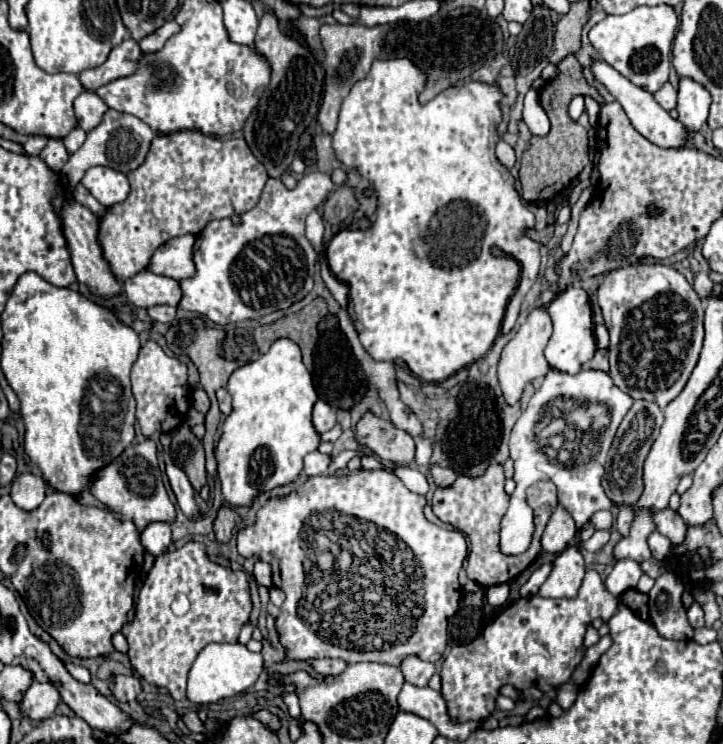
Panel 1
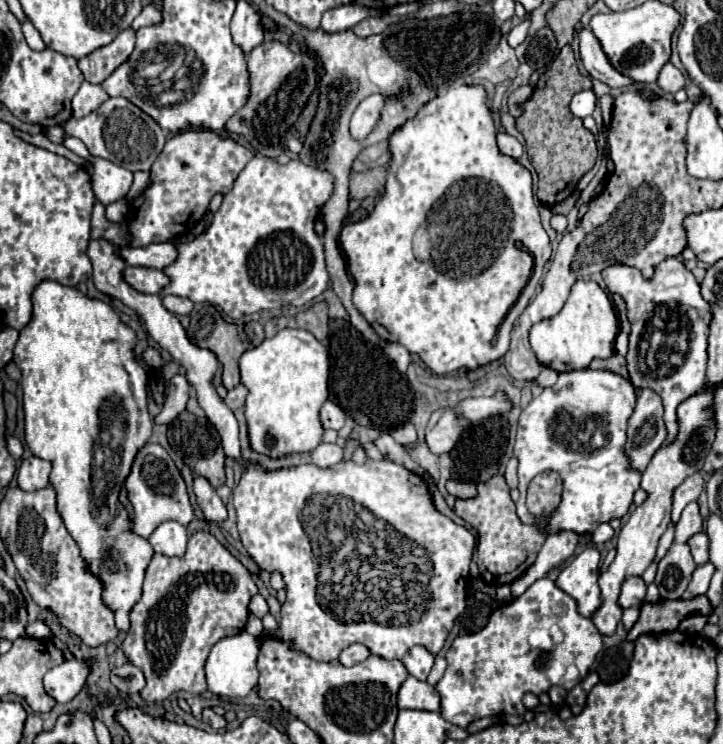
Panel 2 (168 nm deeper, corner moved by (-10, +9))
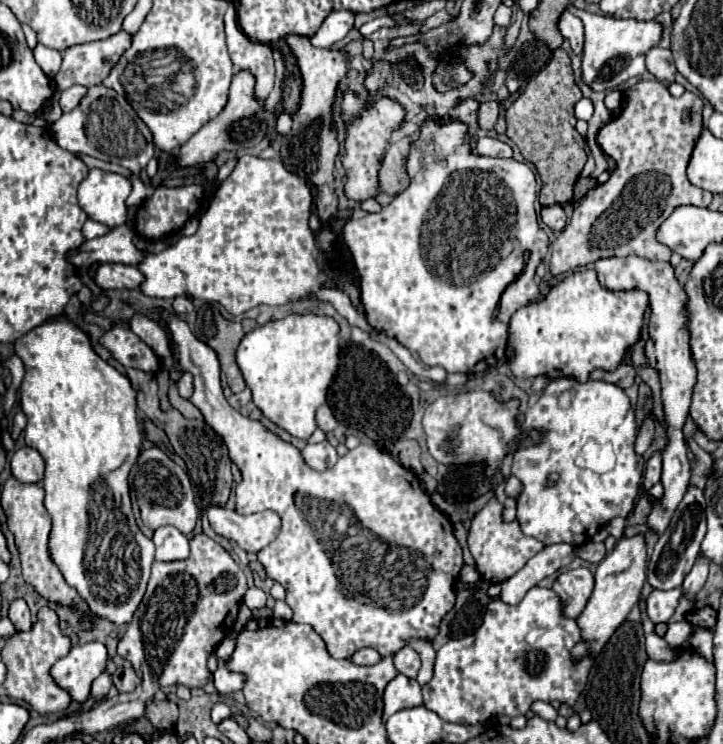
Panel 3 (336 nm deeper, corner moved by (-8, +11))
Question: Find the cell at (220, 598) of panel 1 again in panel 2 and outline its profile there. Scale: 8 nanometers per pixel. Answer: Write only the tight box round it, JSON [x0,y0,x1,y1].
[124,531,258,701]

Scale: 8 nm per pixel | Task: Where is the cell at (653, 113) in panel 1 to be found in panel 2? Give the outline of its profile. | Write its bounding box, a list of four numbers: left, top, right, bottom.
[578,29,634,87]

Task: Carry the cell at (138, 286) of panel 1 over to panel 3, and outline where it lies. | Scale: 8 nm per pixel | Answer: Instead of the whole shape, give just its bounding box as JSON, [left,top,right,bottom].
[94,263,142,289]

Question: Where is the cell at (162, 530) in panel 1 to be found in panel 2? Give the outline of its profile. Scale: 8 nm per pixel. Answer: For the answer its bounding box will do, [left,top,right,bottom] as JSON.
[148,521,186,555]

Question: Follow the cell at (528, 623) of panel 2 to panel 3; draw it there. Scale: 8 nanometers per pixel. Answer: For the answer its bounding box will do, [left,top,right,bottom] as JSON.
[422,587,592,725]

